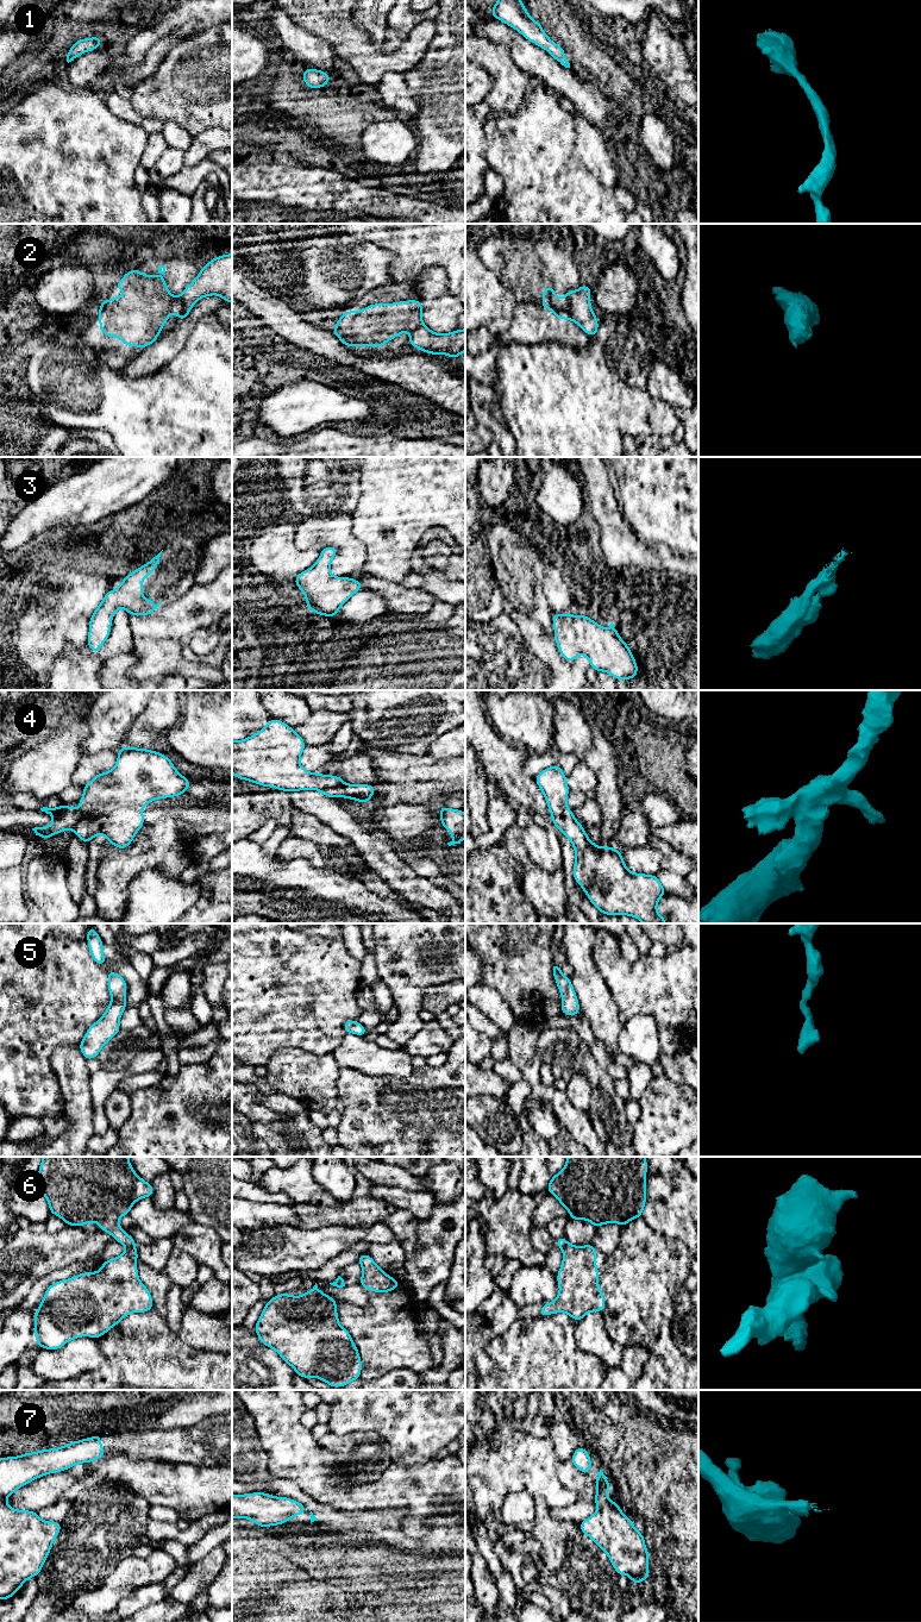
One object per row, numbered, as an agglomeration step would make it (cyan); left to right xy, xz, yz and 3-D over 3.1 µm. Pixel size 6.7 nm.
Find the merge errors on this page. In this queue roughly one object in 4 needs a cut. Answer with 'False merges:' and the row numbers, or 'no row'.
False merges: 2, 4, 6

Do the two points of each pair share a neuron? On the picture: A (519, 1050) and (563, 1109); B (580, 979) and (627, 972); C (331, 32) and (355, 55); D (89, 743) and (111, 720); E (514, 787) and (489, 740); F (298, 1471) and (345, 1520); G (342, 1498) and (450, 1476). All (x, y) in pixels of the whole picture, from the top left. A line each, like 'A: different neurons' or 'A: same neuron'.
A: same neuron
B: different neurons
C: same neuron
D: same neuron
E: same neuron
F: different neurons
G: same neuron

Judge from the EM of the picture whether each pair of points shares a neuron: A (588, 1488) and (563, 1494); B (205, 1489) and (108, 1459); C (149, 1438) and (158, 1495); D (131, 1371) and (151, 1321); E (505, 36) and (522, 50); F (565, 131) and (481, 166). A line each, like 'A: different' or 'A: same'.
A: different
B: same
C: different
D: same
E: same
F: different

